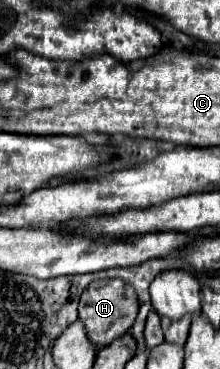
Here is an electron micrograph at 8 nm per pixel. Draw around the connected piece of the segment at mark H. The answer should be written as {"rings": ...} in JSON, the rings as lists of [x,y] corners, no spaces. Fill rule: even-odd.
{"rings":[[[102,279],[102,281],[94,281],[90,283],[82,297],[80,297],[80,321],[86,327],[86,333],[90,337],[92,343],[100,343],[100,345],[108,345],[114,339],[122,337],[134,323],[136,315],[138,315],[138,297],[136,291],[126,285],[120,279]]]}

